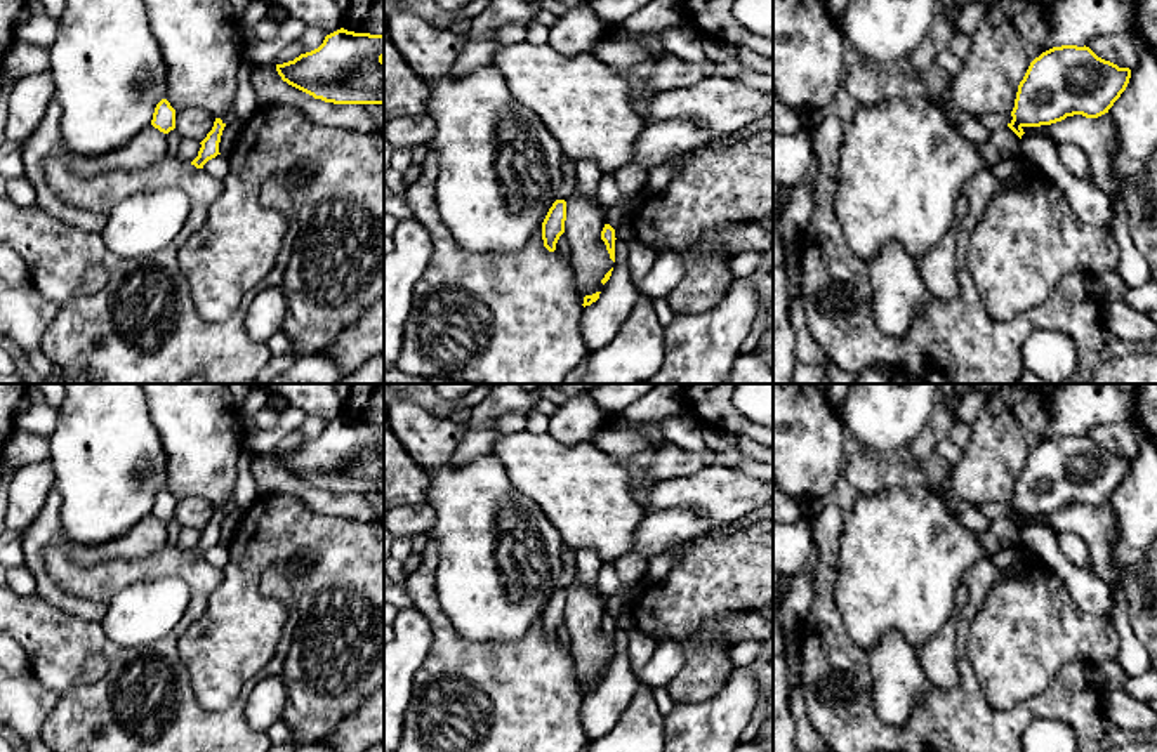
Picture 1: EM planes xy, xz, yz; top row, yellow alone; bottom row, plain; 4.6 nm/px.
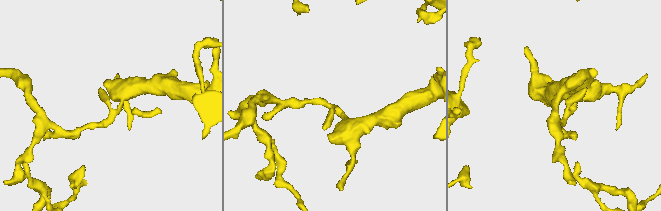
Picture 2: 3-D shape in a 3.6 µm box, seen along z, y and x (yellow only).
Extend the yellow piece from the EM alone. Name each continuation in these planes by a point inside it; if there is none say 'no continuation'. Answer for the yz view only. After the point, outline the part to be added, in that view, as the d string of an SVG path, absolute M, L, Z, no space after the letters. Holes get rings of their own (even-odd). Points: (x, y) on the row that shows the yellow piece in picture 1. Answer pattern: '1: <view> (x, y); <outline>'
no continuation

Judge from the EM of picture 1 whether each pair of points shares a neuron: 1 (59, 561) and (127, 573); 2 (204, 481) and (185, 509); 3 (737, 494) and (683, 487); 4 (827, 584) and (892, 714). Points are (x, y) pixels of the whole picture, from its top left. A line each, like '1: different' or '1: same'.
1: same
2: different
3: same
4: different

